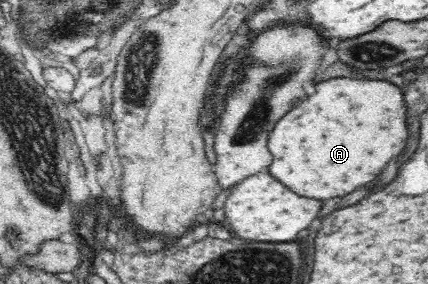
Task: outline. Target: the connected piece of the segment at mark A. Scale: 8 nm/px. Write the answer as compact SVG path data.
M370 78L328 79L276 123L268 139L274 155L268 172L302 197L342 197L374 181L388 161L402 153L406 139L406 103L394 83Z

